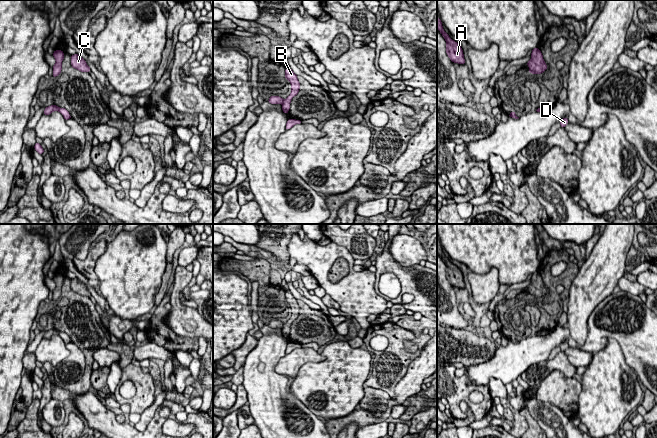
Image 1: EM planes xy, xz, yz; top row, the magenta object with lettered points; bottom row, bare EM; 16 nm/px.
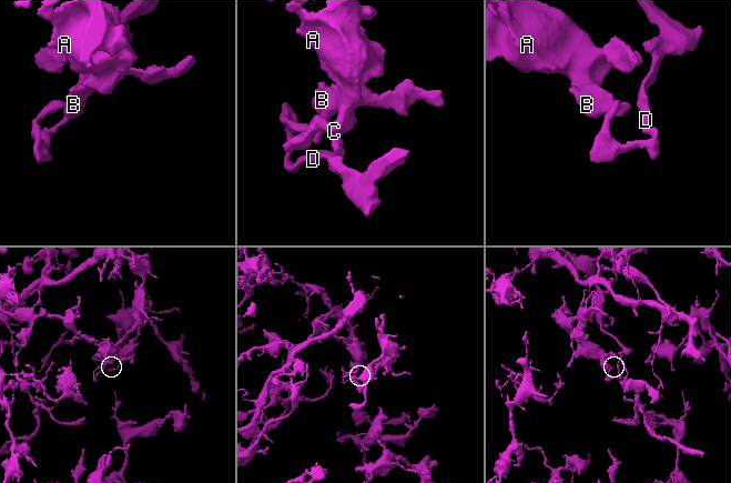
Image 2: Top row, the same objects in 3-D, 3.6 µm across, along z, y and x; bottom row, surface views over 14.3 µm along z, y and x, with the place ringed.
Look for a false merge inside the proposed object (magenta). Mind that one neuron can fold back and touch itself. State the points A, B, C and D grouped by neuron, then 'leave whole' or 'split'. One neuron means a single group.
A B C / D | split

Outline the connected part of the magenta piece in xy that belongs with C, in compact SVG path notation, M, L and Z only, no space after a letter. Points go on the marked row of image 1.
M77 53L71 55L71 66L75 69L78 69L81 72L90 72L91 69L87 65L86 61L80 57Z

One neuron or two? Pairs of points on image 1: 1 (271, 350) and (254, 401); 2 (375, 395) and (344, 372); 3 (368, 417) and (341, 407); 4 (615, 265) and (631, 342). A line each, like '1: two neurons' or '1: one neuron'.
1: one neuron
2: two neurons
3: two neurons
4: two neurons

